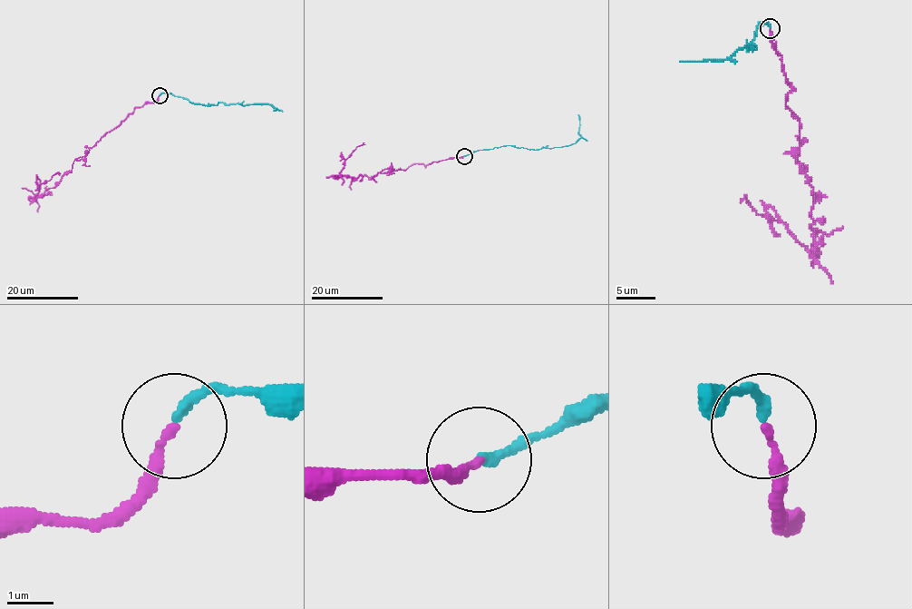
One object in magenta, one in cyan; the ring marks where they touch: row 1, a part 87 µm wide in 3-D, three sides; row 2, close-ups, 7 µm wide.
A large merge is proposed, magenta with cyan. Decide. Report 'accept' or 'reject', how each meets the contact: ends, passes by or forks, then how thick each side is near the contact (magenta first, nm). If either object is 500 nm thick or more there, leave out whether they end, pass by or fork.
reject | magenta ends | cyan ends | 180/200 nm

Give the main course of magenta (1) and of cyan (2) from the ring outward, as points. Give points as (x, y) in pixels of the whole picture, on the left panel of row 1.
1: (159, 95), (155, 102), (135, 109), (78, 157), (57, 185), (36, 198), (41, 184), (59, 175)
2: (159, 95), (170, 93), (202, 105), (219, 103), (271, 104), (276, 109), (273, 111)

